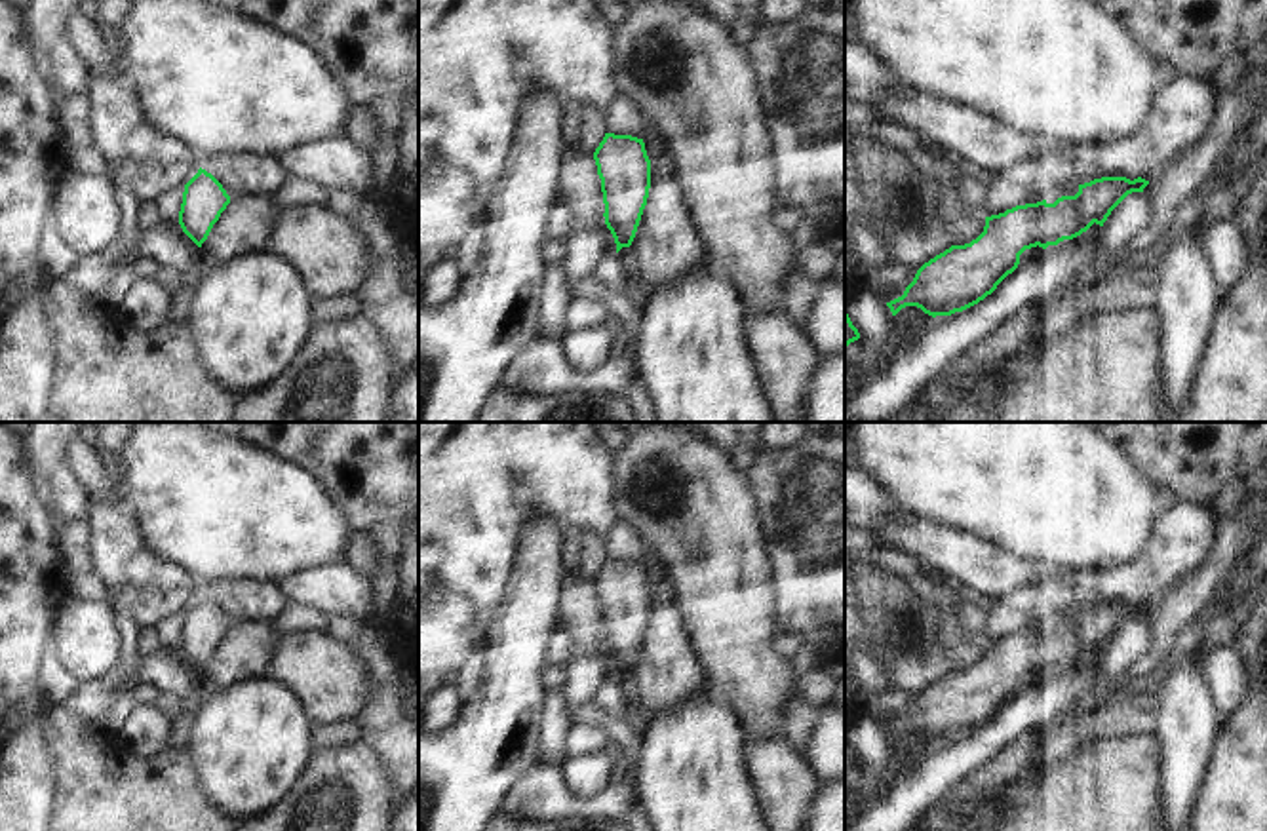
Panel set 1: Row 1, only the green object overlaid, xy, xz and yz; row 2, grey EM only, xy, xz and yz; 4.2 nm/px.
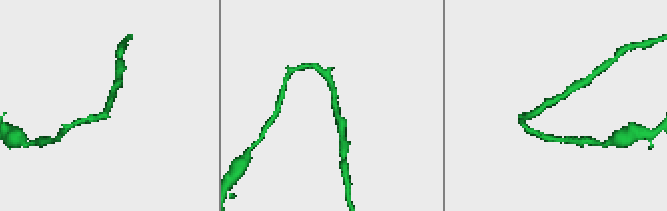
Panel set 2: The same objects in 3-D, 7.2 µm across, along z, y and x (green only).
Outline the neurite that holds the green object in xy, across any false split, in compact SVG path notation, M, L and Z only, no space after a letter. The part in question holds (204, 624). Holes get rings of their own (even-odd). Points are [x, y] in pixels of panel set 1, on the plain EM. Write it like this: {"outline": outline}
{"outline": "M205 595L185 610L179 650L183 658L198 671L207 666L213 650L230 629L230 622L223 610Z"}

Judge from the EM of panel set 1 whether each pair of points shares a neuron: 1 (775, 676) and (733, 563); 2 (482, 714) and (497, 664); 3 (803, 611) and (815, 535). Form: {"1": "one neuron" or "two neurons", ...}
{"1": "one neuron", "2": "one neuron", "3": "one neuron"}

